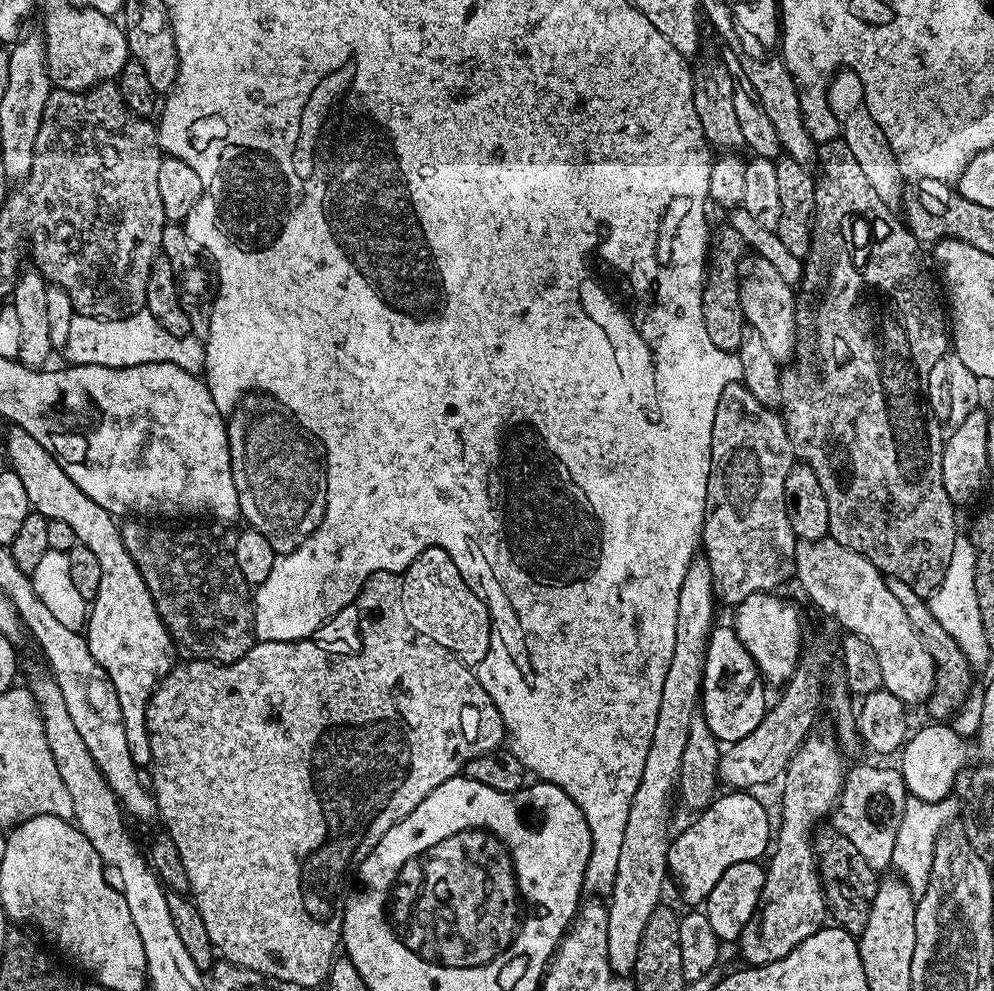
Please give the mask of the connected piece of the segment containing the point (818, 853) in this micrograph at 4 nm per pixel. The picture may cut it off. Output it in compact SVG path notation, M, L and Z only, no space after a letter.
M835 826L821 827L814 836L814 855L820 873L820 885L824 888L824 902L839 927L847 932L859 934L866 926L866 918L870 914L870 906L874 906L874 894L878 887L877 869L862 858L862 854L854 847L854 842L846 838Z

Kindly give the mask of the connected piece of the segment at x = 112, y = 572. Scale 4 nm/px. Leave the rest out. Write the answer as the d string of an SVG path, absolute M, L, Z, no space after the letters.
M9 427L8 441L4 448L8 451L11 471L22 478L26 489L26 498L35 511L47 516L49 520L66 522L74 530L77 541L92 548L98 556L102 568L101 586L98 594L90 602L90 611L86 621L86 639L90 654L108 671L110 682L114 682L118 702L122 710L122 722L126 726L126 742L130 746L132 760L138 766L151 765L150 742L146 726L148 701L152 691L162 678L174 667L174 649L172 639L134 566L134 558L126 550L120 537L120 524L111 512L102 510L94 498L82 494L78 486L58 466L55 458L48 453L26 430Z

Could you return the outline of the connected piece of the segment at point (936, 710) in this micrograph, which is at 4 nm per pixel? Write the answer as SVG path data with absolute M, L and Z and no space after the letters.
M890 576L886 578L886 582L889 589L896 588L894 598L902 603L902 608L906 611L906 616L910 620L911 625L916 629L916 632L925 640L930 640L932 659L935 660L937 667L936 686L932 689L928 700L925 701L924 710L926 710L931 721L945 723L955 717L961 705L968 699L972 690L970 686L974 670L965 654L962 653L961 647L958 646L957 640L952 638L950 634L947 634L942 626L938 625L937 620L928 608L927 601L924 601L919 593L912 591L906 583L899 581L898 578Z

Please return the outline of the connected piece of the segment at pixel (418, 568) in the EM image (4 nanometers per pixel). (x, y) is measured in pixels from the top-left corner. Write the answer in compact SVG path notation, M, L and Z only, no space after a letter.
M426 551L409 562L402 573L400 601L413 632L446 646L463 664L475 666L486 658L492 637L488 607L439 551Z

